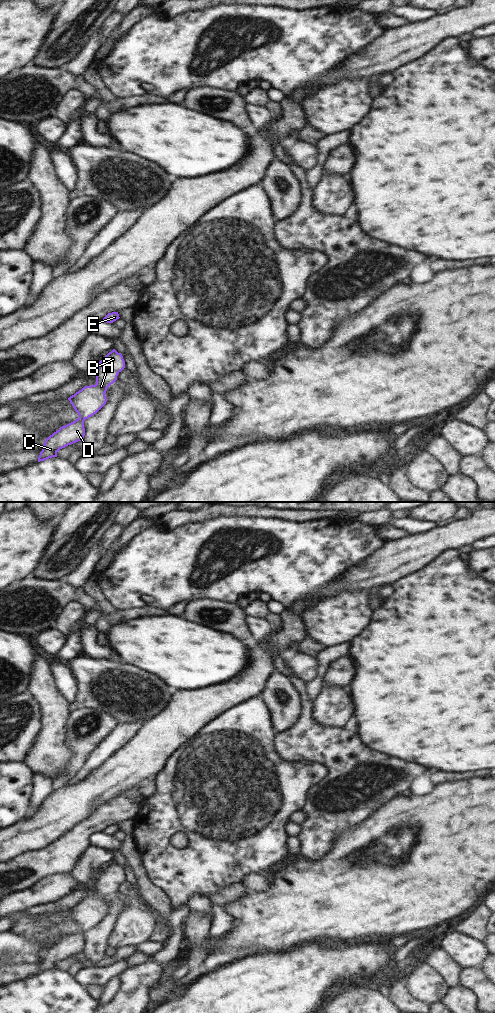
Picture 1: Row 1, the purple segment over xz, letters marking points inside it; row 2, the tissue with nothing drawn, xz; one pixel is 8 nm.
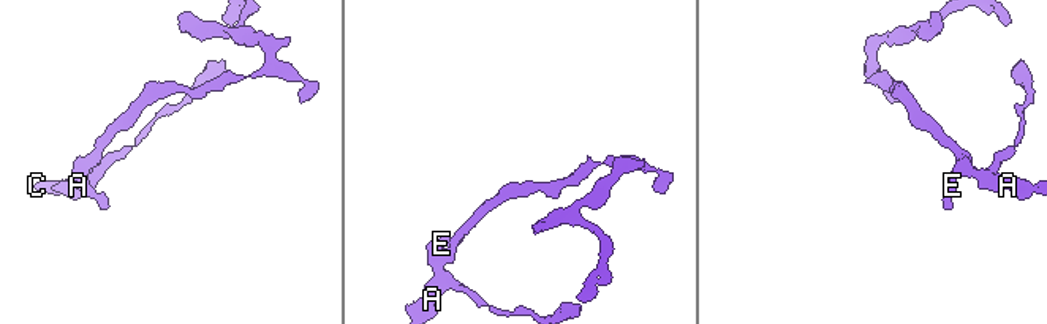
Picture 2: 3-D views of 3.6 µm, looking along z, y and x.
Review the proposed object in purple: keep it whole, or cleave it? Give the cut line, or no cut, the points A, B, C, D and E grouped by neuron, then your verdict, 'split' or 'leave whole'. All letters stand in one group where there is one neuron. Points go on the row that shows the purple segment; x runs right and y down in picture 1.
no cut | A B C D E | leave whole

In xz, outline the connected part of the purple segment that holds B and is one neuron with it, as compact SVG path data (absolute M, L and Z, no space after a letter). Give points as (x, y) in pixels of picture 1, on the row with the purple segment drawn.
M115 349L99 362L96 369L96 384L85 386L68 398L79 418L60 427L46 438L38 462L57 457L57 452L60 449L78 441L83 441L85 436L84 421L96 414L106 404L105 393L107 388L117 380L118 374L124 368L123 356Z

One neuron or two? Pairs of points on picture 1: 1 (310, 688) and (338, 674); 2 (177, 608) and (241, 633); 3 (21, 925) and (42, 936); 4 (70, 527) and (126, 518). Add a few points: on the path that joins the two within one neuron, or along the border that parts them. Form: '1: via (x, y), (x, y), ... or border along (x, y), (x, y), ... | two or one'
1: border along (333, 661), (322, 677), (322, 685) | two
2: border along (188, 602), (180, 613) | two
3: via (26, 926), (37, 934) | one
4: border along (118, 512), (112, 523) | two

